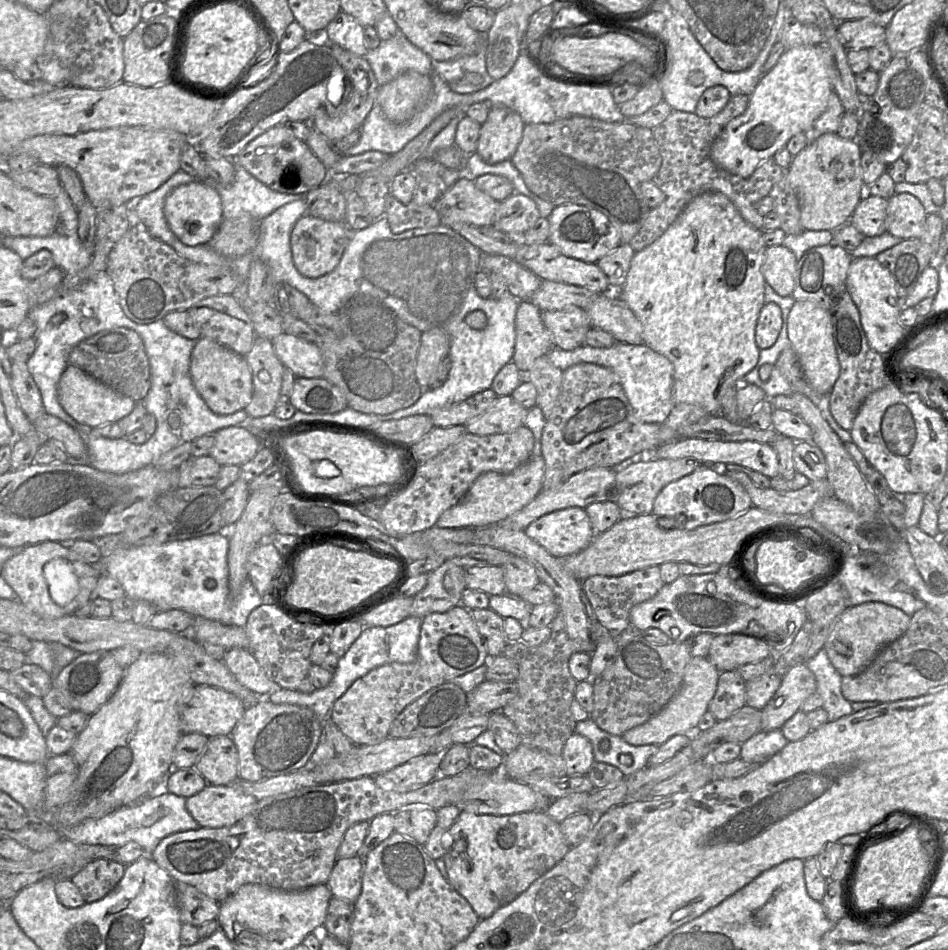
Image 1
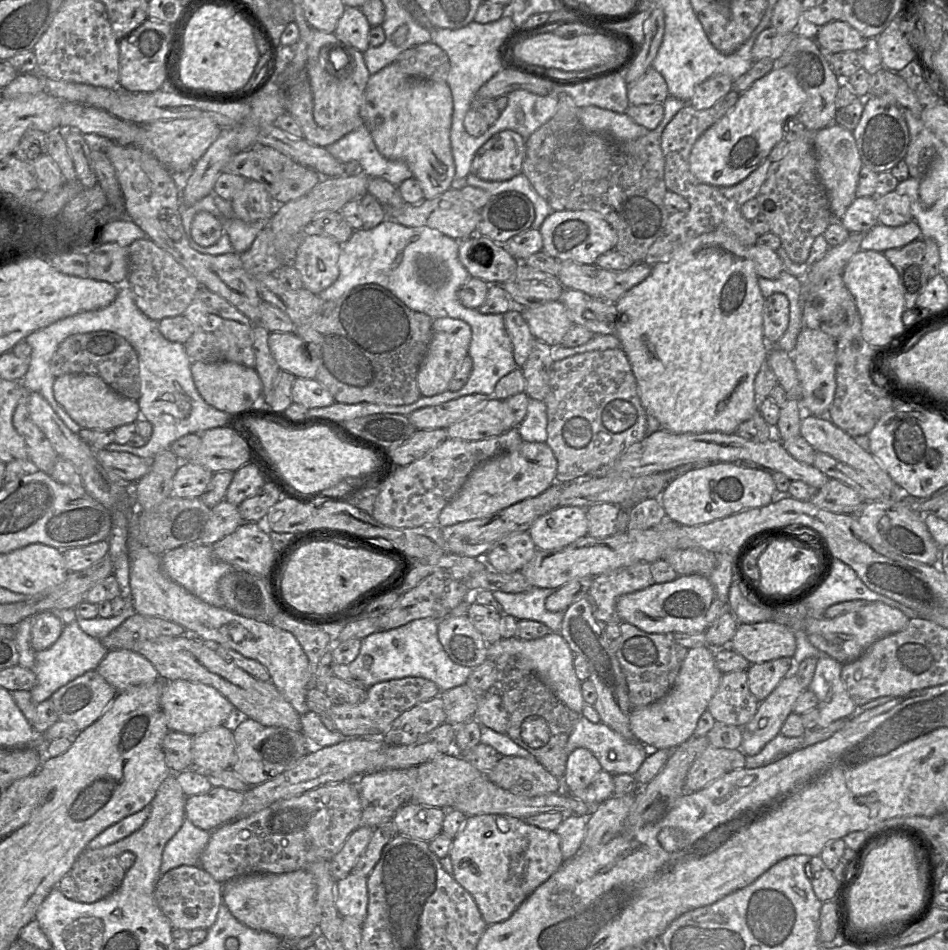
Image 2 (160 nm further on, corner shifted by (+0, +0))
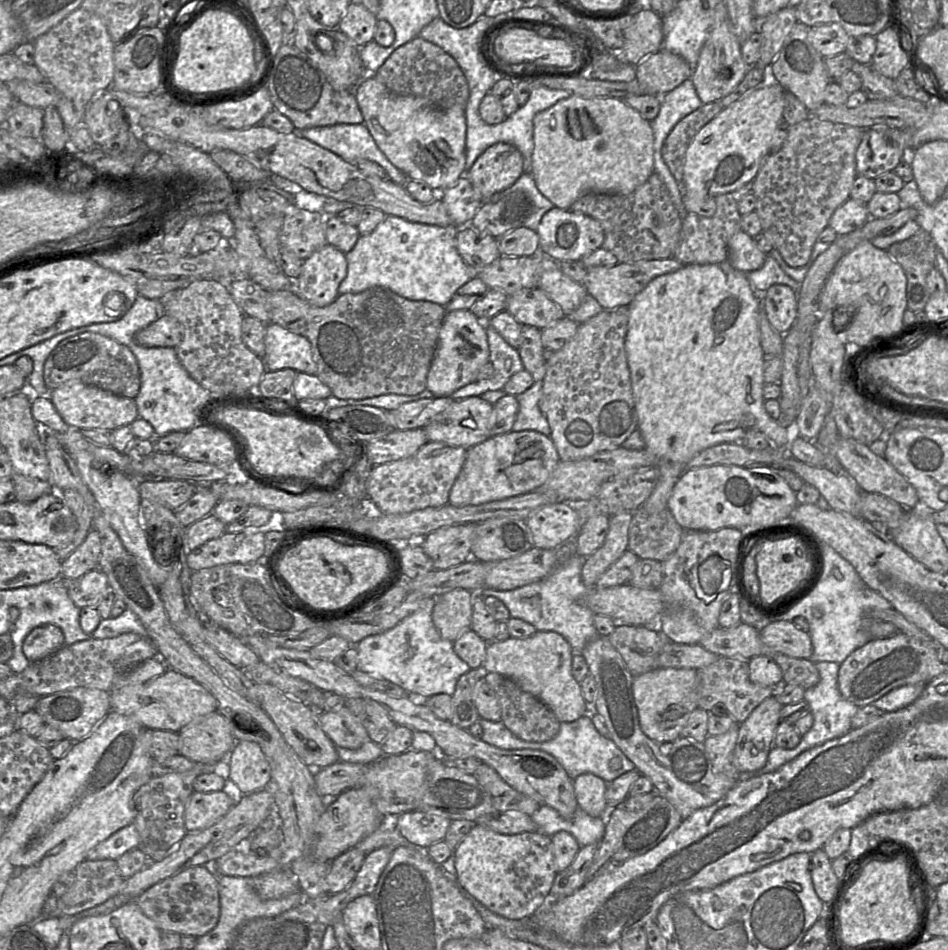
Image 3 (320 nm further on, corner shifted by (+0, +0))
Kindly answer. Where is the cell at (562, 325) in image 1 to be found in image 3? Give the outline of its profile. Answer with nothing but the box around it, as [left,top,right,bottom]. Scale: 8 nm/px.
[506,287,564,330]

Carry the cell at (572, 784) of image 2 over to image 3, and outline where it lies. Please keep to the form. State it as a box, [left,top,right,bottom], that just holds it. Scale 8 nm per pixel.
[573,773,609,817]

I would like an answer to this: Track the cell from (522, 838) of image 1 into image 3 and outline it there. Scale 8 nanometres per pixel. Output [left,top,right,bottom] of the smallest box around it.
[453,824,557,919]

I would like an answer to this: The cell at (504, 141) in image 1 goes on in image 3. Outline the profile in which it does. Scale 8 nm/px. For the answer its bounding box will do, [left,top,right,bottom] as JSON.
[464,142,524,202]

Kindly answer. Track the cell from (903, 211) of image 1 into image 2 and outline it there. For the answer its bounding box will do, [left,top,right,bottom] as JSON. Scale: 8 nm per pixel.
[874,191,912,227]

